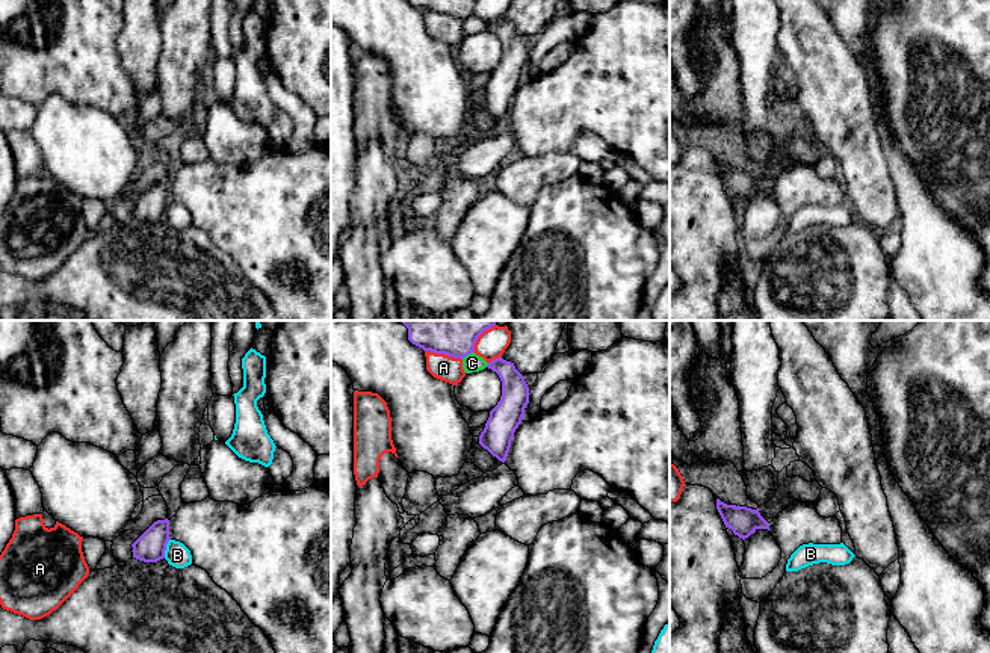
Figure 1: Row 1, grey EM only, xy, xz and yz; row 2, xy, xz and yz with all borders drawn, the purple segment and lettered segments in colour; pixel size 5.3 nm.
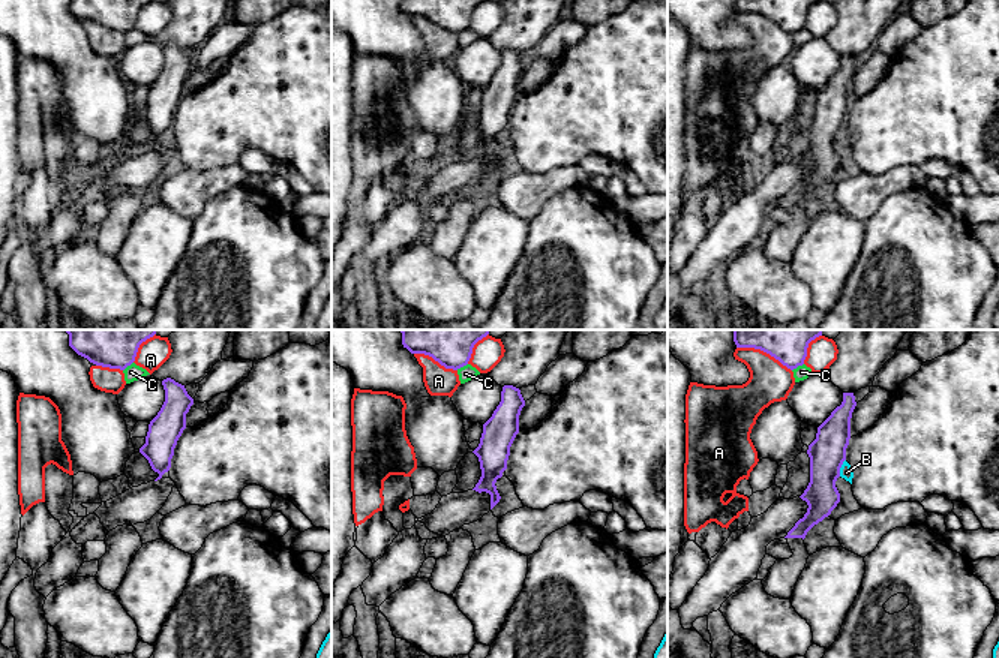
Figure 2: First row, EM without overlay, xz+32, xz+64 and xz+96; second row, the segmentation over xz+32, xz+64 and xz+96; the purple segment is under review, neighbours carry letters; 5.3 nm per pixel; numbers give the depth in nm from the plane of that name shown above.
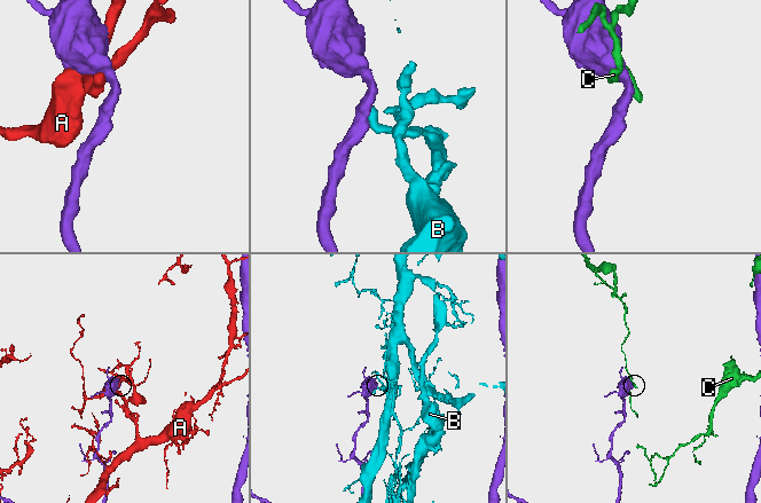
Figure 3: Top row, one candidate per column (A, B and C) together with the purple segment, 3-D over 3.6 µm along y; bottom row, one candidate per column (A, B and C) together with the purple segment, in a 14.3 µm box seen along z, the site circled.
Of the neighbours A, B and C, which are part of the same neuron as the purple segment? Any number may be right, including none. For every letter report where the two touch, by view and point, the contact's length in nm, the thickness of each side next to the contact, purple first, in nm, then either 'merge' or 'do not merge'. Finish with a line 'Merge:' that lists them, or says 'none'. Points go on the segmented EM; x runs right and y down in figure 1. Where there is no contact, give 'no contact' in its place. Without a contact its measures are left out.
A: xz (443, 352) | 200 nm | 360/140 nm | do not merge
B: xy (165, 547) | 110 nm | 160/130 nm | do not merge
C: xz (466, 355) | 80 nm | 360/100 nm | do not merge
Merge: none

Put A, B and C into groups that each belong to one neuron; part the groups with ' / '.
A / B / C

